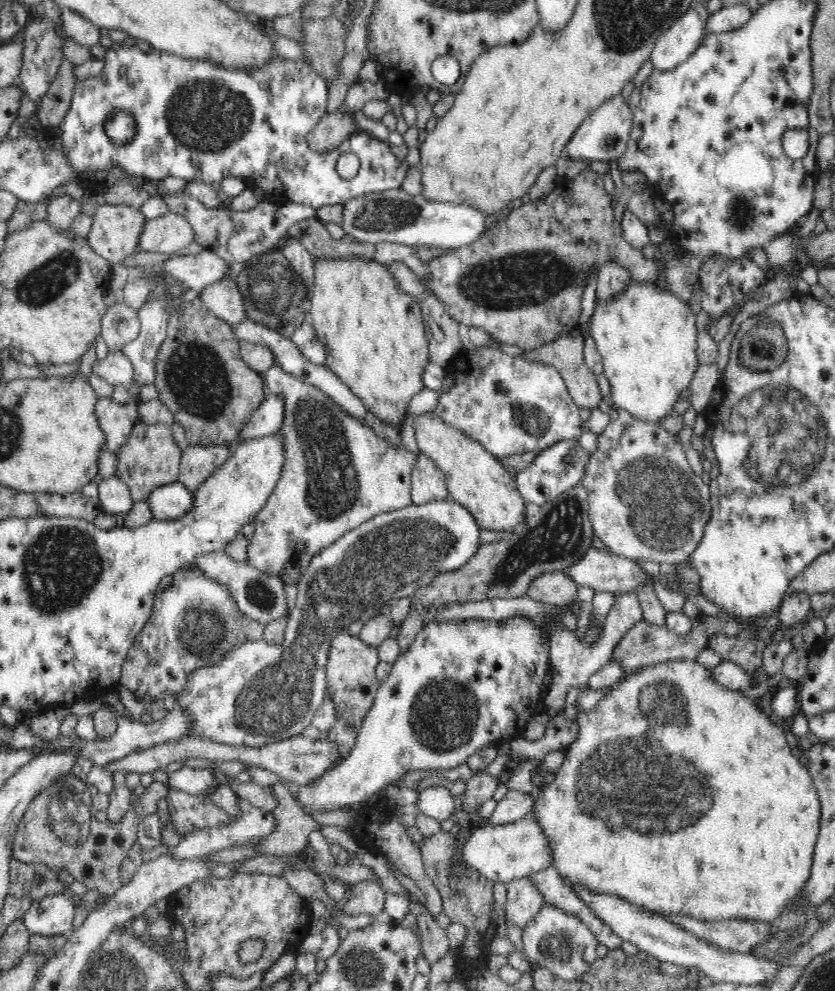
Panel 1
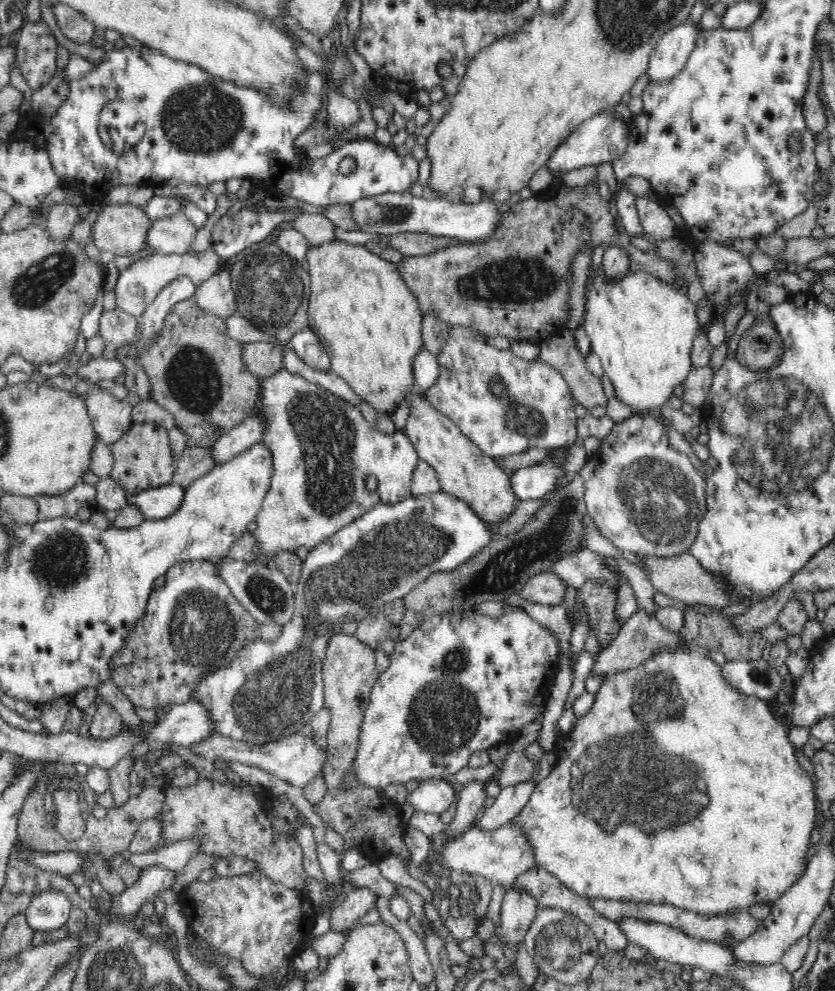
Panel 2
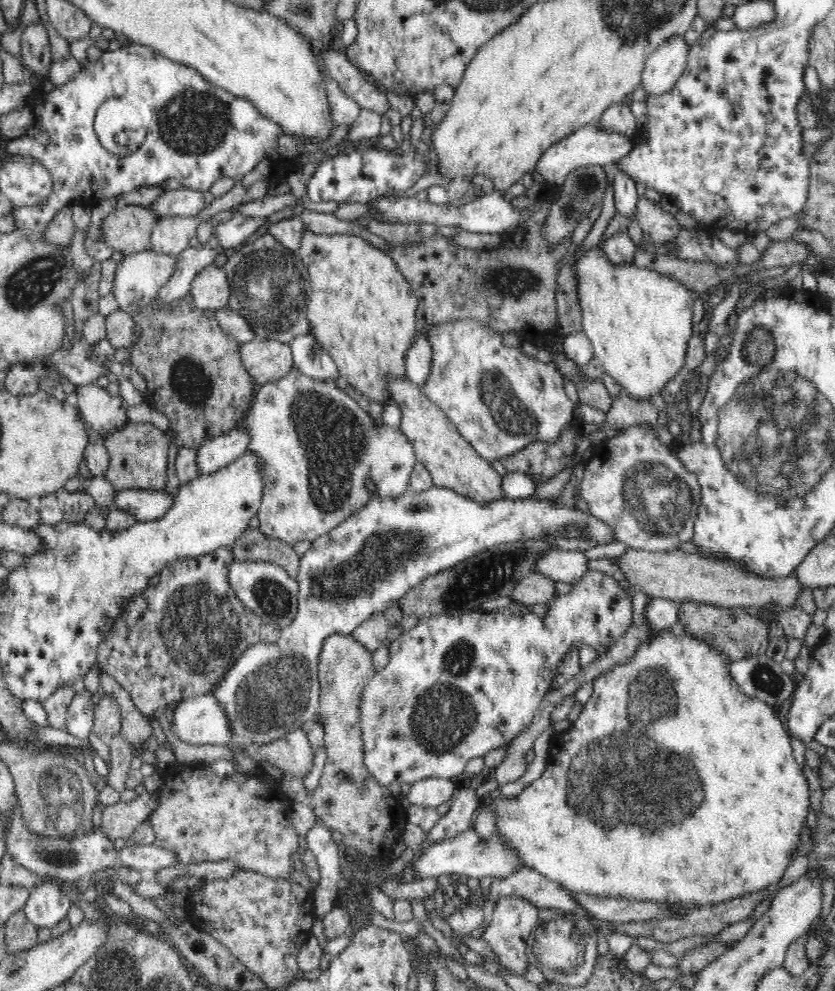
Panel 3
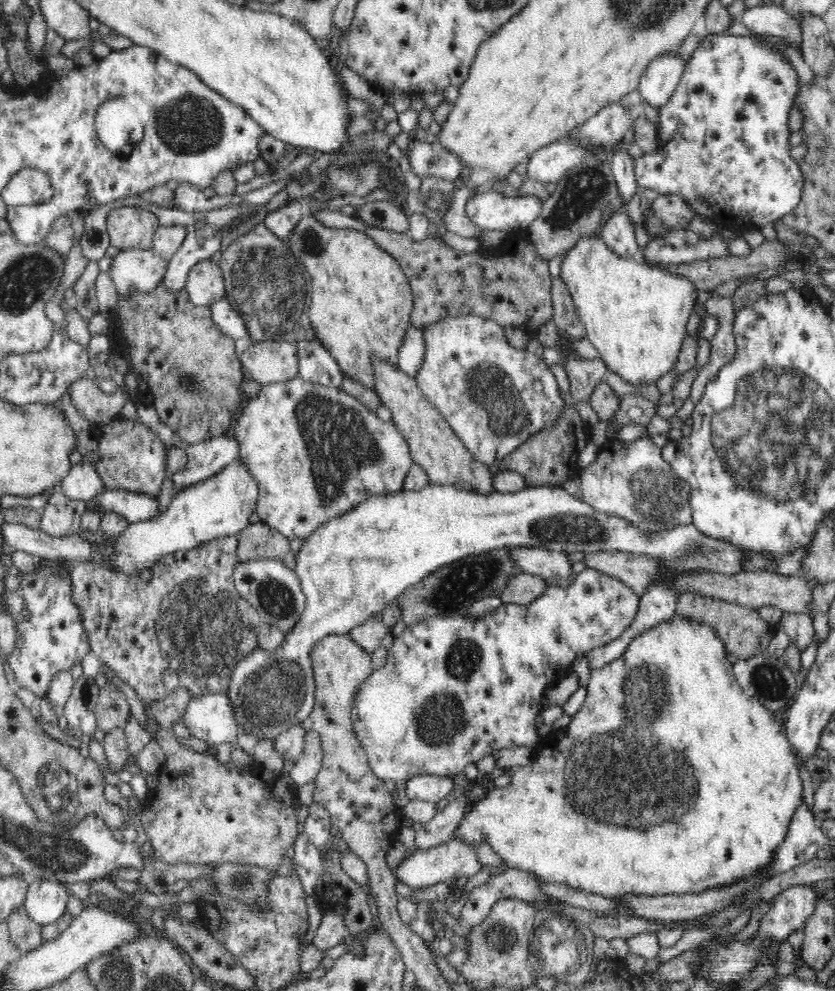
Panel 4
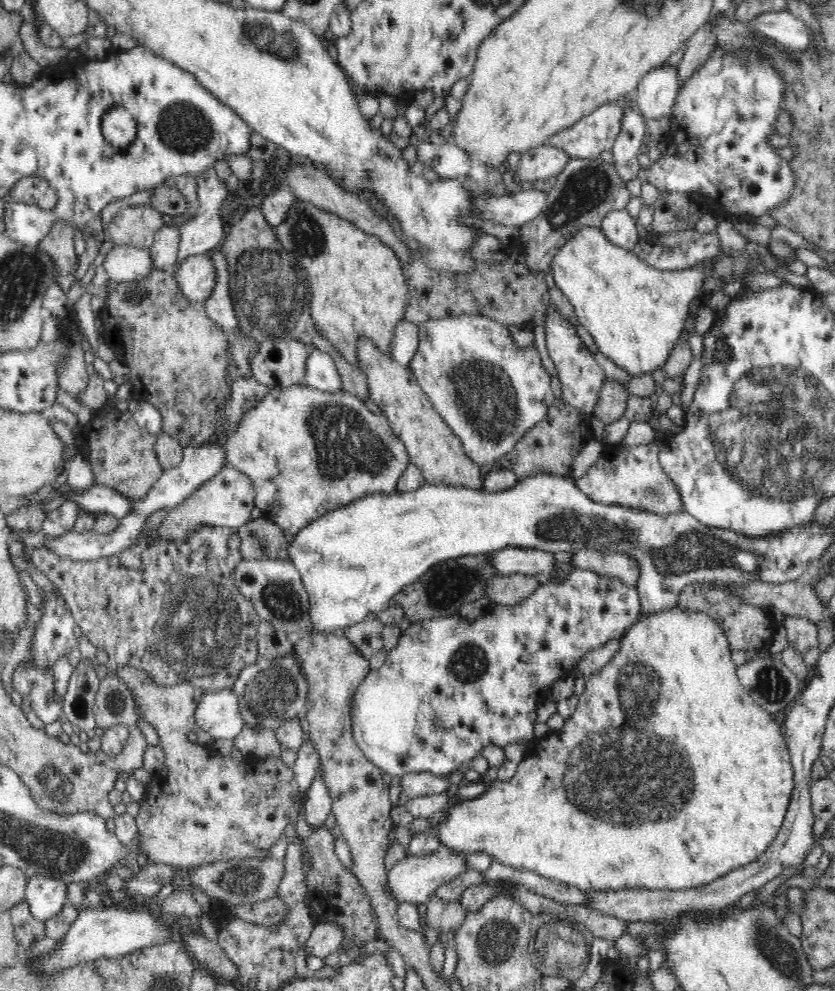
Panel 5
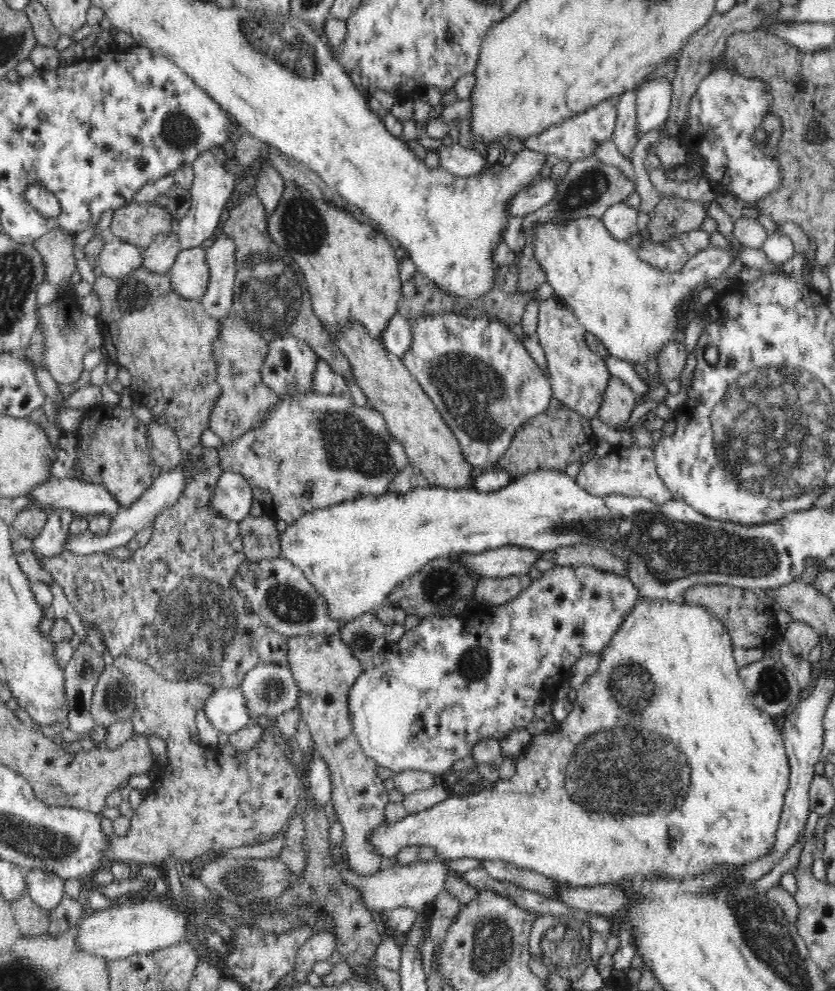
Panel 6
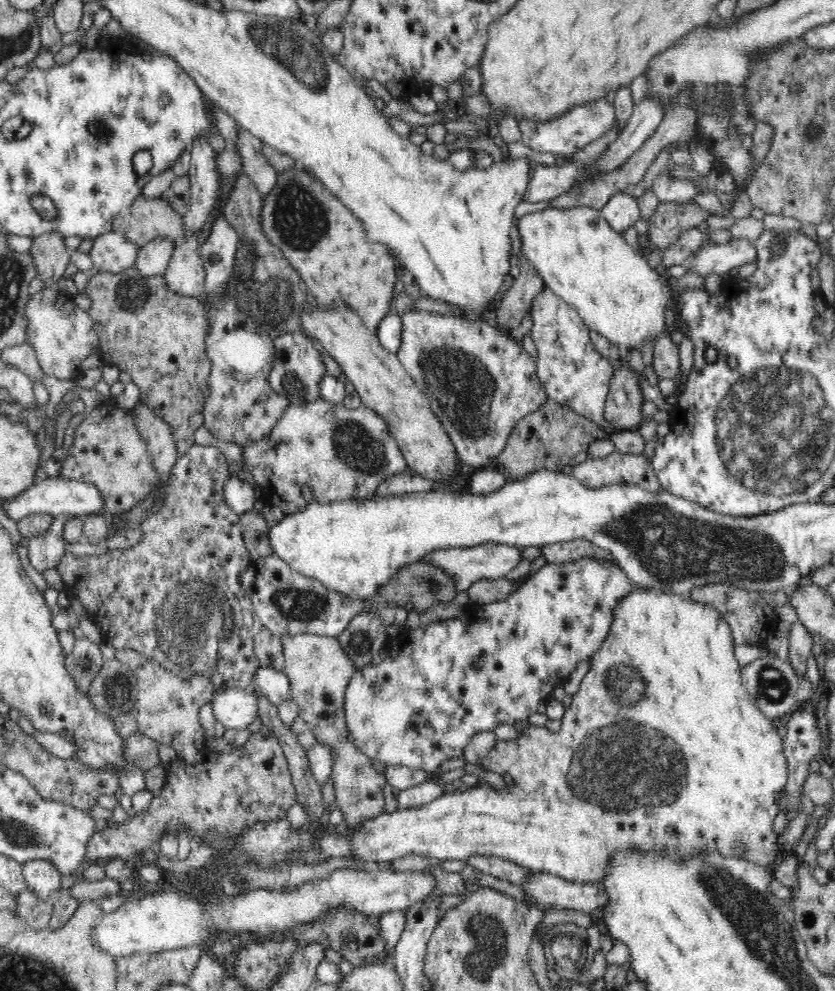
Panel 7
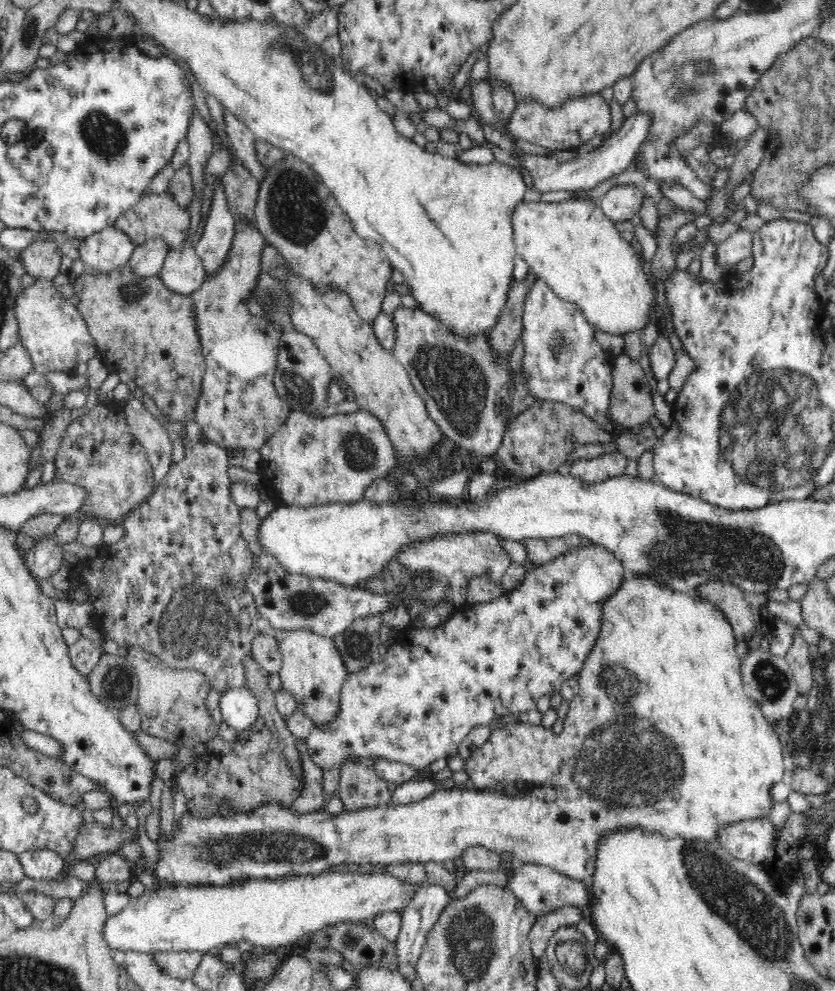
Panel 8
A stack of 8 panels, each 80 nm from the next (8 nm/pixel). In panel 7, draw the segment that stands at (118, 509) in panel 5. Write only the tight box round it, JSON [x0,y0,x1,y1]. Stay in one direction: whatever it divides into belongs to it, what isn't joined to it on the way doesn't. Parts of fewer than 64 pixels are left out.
[6,477,101,523]

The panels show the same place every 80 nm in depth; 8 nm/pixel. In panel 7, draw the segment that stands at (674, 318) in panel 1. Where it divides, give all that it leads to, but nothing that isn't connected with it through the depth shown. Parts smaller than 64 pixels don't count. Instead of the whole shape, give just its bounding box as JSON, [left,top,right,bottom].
[518,206,756,355]

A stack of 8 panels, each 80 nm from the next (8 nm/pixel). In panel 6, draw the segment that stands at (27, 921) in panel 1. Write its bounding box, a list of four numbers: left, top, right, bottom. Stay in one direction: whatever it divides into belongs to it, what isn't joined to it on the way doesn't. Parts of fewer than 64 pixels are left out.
[26,868,65,910]

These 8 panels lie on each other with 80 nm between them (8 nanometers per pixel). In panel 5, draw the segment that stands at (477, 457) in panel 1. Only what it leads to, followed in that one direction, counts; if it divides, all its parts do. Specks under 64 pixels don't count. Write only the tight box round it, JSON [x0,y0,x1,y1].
[358,337,484,490]

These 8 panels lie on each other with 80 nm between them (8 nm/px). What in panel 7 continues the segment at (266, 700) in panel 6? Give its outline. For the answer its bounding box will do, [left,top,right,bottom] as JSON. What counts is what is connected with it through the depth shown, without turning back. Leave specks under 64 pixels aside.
[249,667,291,707]

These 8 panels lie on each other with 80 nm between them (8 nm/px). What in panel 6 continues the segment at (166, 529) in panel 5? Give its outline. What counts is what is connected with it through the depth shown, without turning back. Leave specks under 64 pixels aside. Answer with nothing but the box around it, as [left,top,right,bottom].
[208,470,252,523]

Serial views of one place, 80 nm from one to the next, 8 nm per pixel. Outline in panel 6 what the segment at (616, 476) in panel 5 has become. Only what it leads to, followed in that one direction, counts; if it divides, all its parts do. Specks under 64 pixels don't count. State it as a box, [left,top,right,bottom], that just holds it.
[576,446,673,502]

